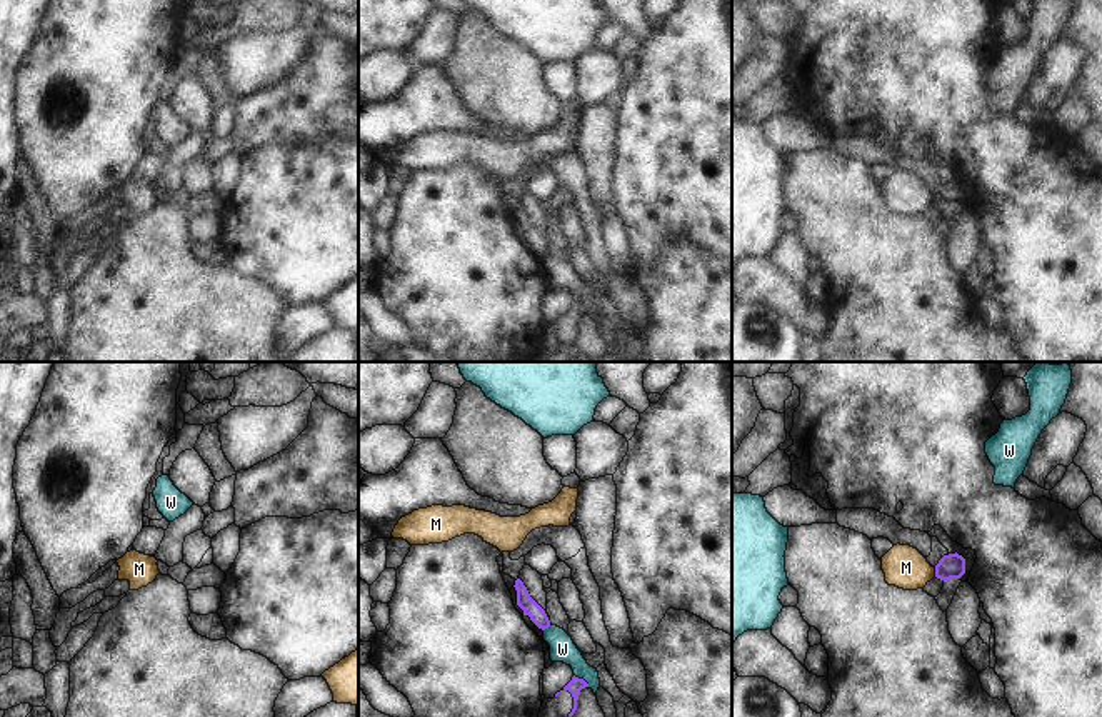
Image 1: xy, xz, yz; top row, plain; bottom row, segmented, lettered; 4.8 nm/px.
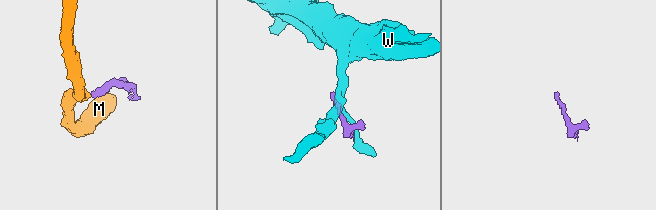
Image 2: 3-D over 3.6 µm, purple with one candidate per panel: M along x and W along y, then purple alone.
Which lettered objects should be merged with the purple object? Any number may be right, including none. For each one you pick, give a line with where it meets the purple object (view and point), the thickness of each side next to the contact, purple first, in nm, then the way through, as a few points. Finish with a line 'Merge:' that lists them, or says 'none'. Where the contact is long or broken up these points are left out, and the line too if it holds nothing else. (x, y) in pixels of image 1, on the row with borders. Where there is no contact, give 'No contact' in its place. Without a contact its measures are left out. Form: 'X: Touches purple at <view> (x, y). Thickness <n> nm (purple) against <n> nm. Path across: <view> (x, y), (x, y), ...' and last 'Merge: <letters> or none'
Merge: none.

